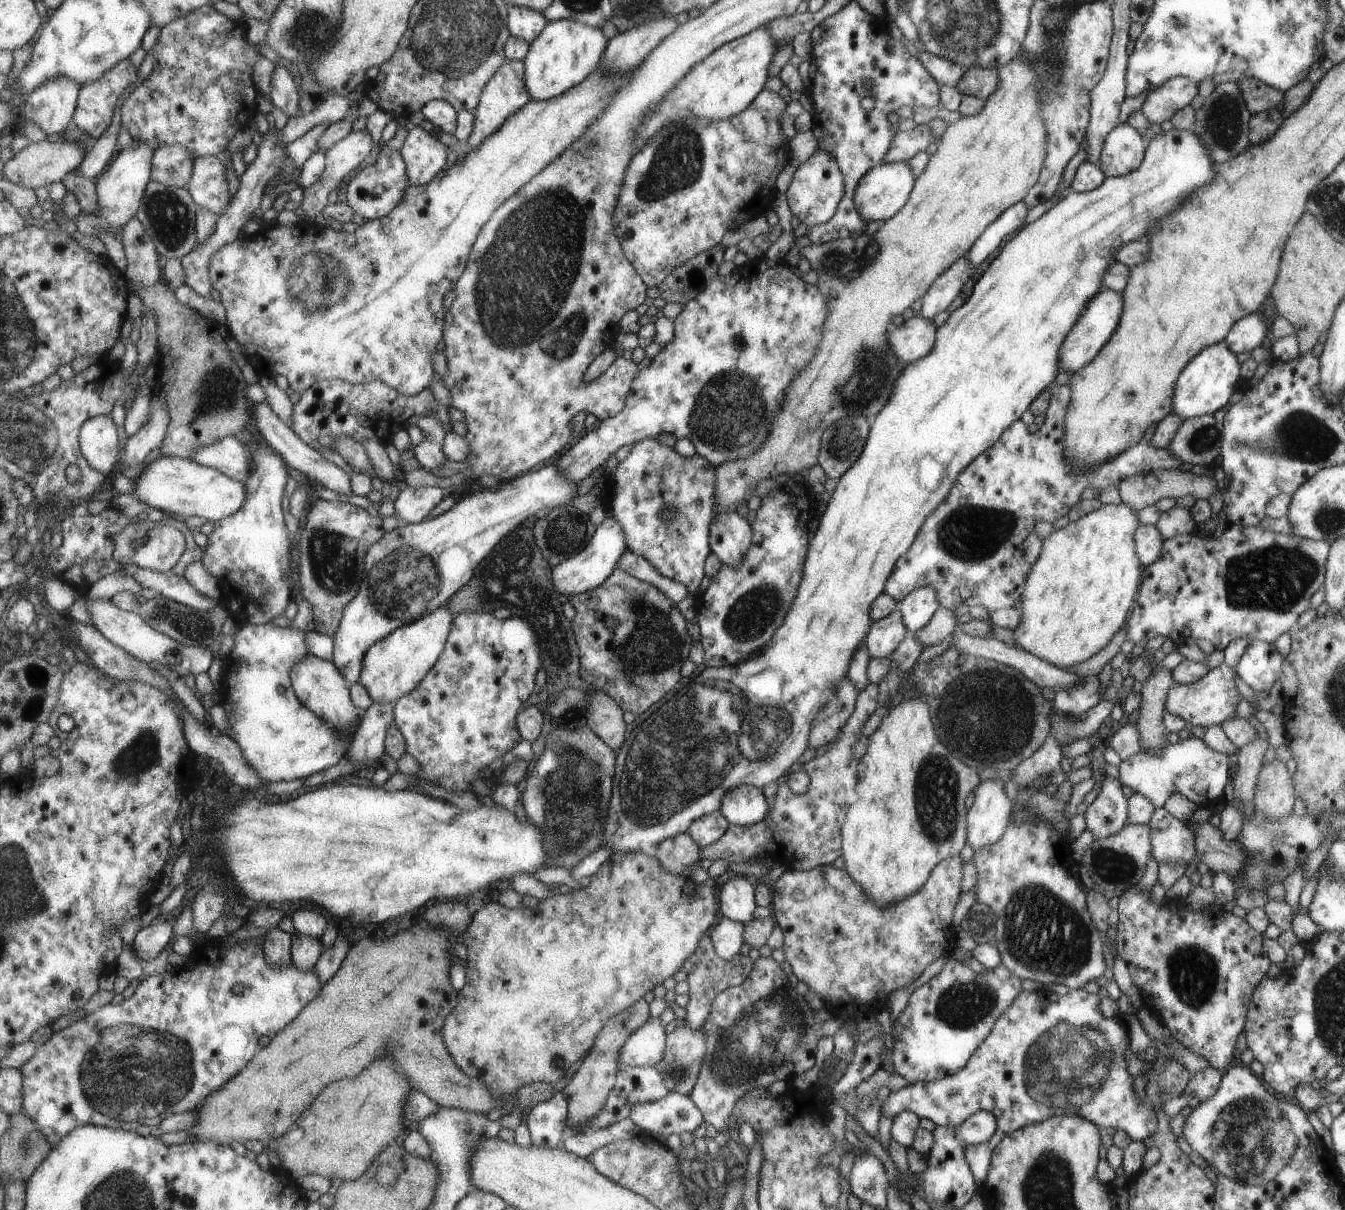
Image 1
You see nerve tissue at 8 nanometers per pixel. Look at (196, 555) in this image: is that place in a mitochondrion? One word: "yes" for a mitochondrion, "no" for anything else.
no

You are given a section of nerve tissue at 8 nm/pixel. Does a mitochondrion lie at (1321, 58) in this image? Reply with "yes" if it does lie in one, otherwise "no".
no

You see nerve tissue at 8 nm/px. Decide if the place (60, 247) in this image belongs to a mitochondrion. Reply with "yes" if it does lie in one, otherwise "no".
no

